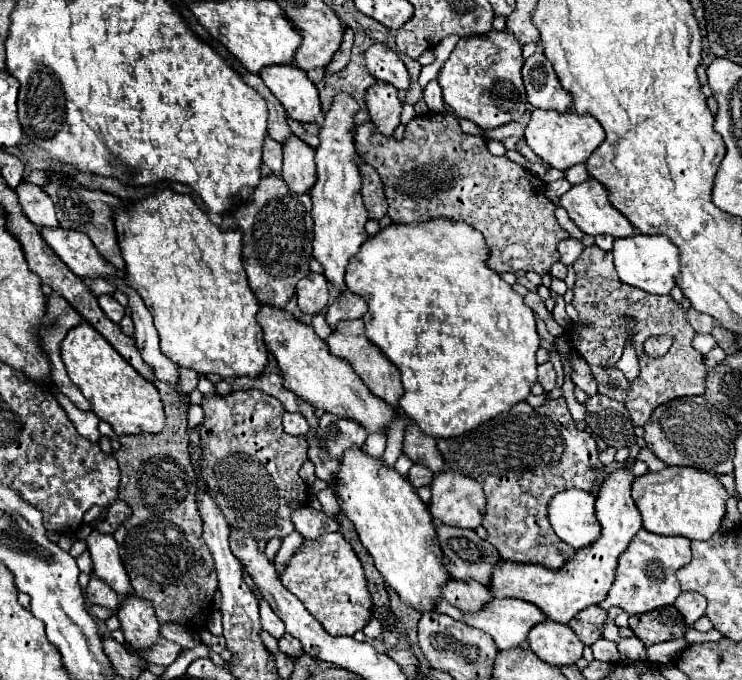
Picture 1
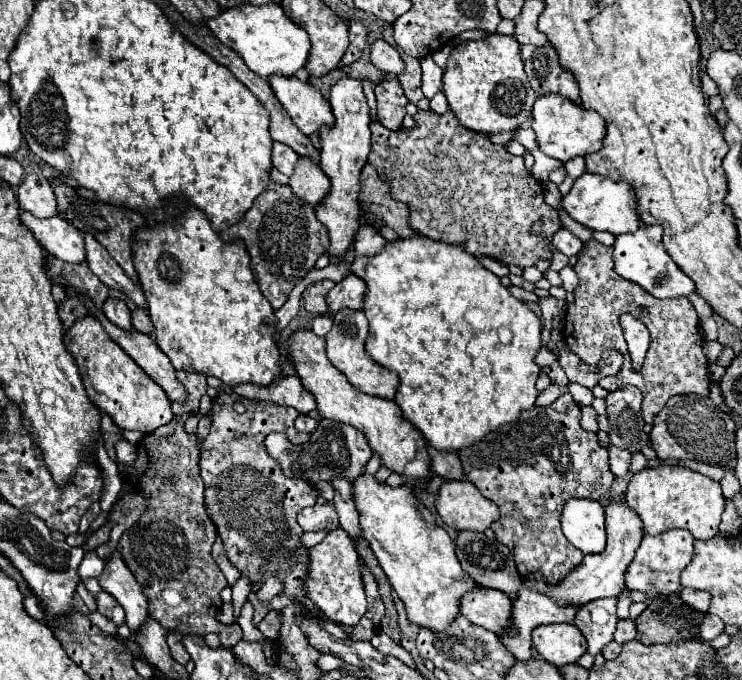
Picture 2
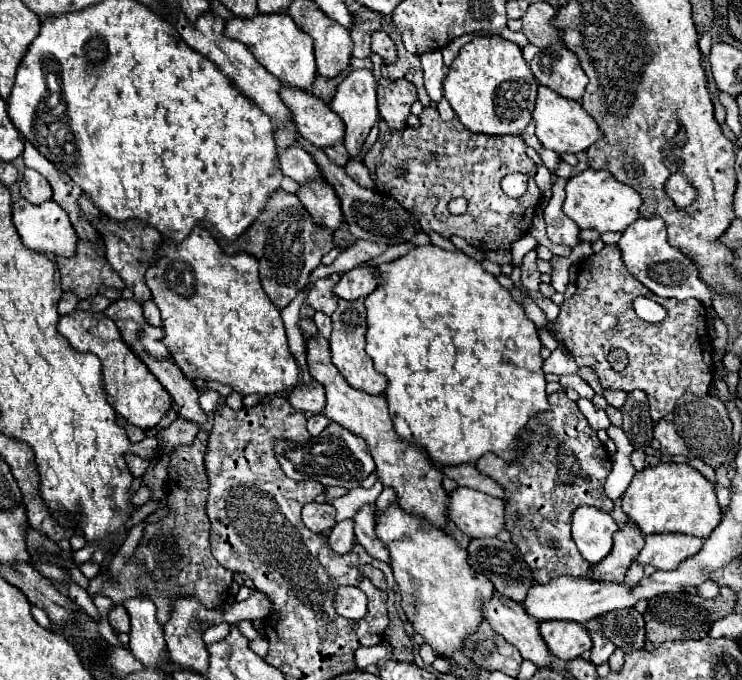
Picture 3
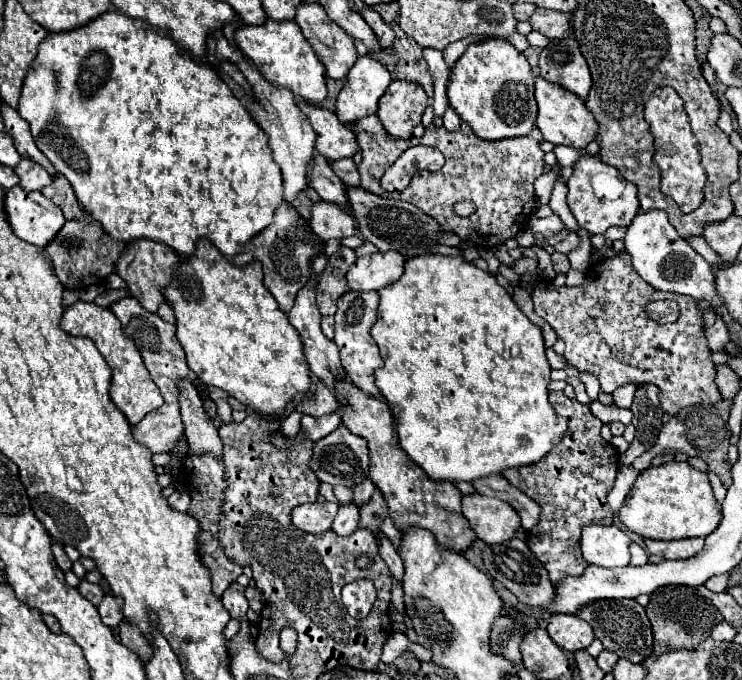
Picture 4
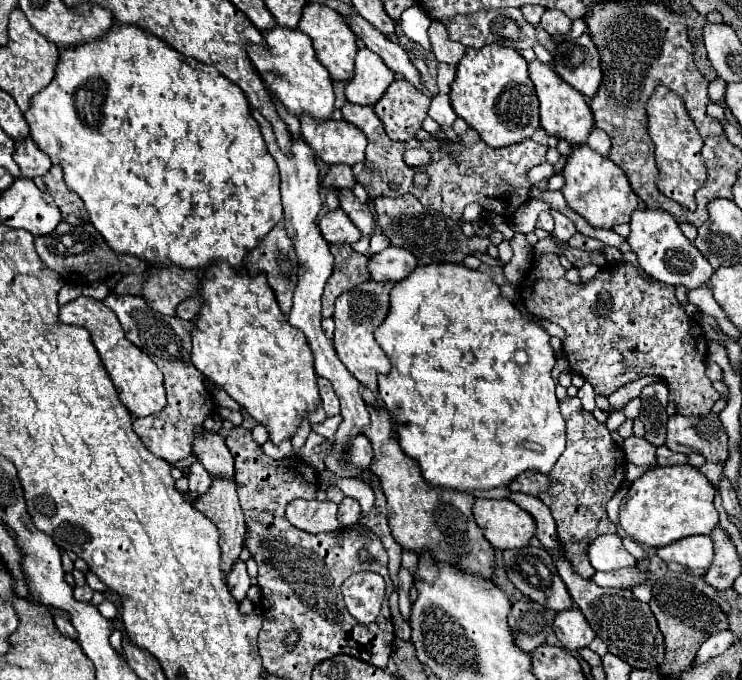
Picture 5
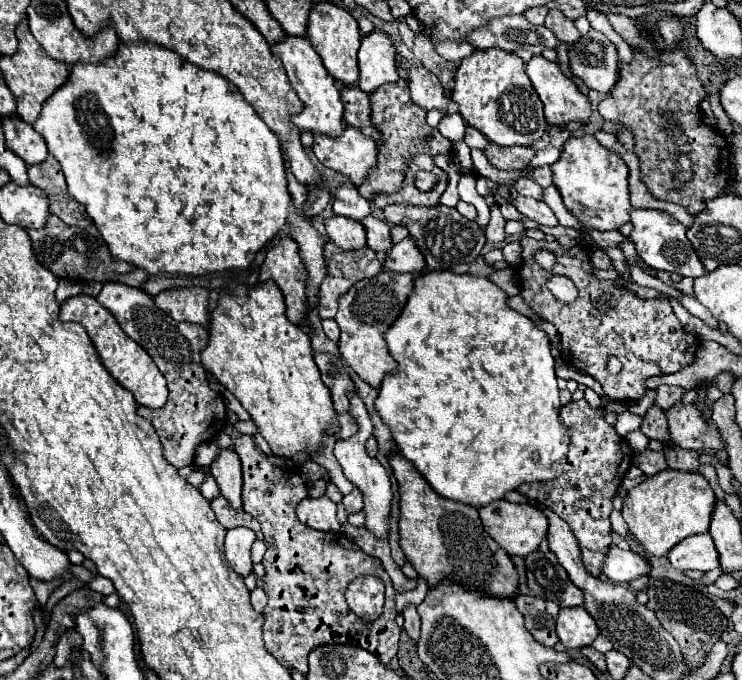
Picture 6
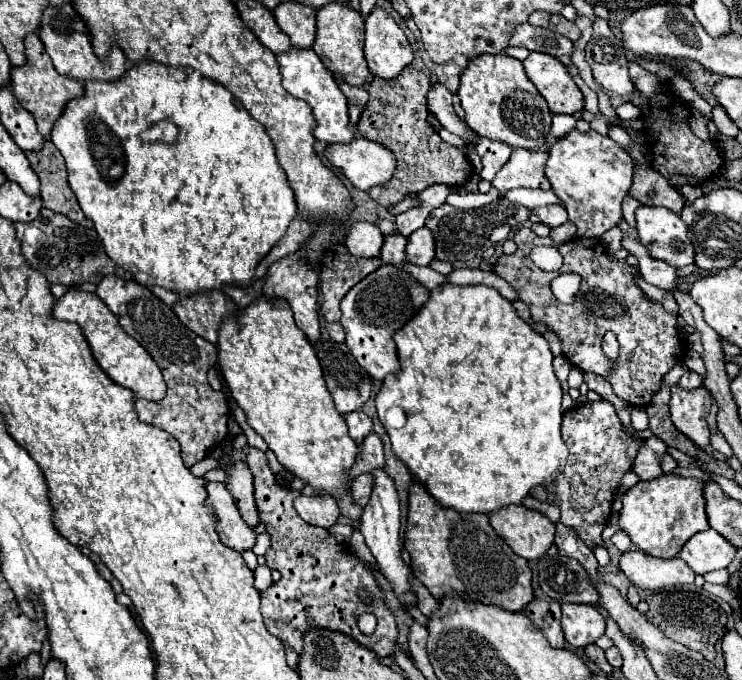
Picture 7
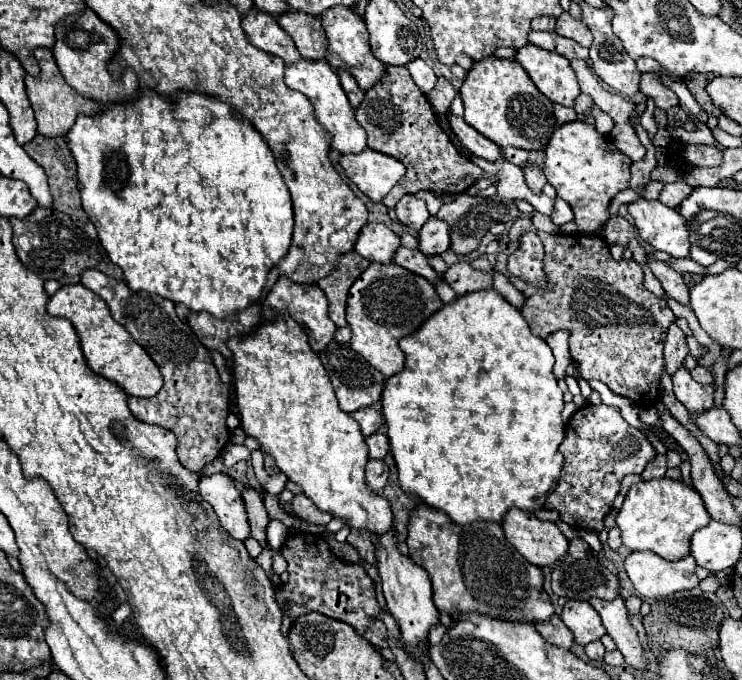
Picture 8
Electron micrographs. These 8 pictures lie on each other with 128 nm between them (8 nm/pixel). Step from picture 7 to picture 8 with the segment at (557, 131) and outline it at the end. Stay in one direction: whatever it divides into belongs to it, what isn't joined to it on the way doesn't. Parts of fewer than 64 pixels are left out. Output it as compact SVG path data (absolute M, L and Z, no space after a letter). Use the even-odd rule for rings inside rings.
M554 104L554 116L556 116L558 124L576 120L576 112L574 112L574 108L568 108L568 106L562 106L562 104Z

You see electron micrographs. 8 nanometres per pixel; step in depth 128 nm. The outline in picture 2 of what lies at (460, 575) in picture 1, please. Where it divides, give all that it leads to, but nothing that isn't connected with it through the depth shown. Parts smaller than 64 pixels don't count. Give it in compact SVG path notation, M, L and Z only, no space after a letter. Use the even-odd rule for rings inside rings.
M460 532L460 536L456 538L456 554L458 554L458 560L462 564L462 570L472 580L476 580L482 588L502 590L506 596L516 598L516 592L522 586L522 576L516 568L516 562L512 560L512 554L510 554L506 544L500 544L496 540L488 540L486 534Z

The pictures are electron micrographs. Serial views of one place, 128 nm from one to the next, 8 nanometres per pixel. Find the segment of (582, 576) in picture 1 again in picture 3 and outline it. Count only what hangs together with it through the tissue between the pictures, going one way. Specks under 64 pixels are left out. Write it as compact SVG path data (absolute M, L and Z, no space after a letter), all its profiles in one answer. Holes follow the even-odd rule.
M626 524L614 534L614 548L600 564L592 566L592 578L596 580L624 580L624 574L630 562L638 556L640 548L644 546L642 532L634 524Z

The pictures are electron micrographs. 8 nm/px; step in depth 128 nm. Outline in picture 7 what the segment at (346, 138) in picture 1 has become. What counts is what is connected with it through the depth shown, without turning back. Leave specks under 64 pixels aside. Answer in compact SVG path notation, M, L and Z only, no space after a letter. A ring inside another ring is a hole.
M374 8L368 14L364 26L364 56L372 74L386 80L398 76L402 68L414 60L414 48L406 32L384 8Z

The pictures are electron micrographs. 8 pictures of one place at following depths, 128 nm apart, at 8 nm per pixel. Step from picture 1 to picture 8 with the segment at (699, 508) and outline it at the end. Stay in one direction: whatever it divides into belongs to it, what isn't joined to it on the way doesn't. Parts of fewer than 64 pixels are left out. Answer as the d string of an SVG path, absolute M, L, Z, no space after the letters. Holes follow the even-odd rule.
M658 478L632 484L618 512L616 524L622 530L622 544L630 552L650 550L664 560L678 560L690 554L692 534L710 522L700 494L680 480Z

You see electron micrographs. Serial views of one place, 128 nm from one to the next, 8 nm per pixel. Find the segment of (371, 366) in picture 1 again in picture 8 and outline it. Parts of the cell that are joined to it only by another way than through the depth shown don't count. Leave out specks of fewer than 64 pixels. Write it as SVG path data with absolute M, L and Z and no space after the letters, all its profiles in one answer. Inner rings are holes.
M372 262L350 288L346 308L346 320L352 328L350 346L362 354L368 364L390 378L398 374L406 362L406 356L398 346L400 338L414 334L442 306L444 302L436 294L436 288L422 276L400 268L398 264Z

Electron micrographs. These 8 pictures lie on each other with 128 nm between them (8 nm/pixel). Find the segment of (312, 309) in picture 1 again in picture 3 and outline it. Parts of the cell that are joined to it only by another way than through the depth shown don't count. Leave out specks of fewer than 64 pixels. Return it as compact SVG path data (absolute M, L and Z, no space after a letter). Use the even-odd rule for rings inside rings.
M330 274L326 278L320 278L316 280L310 290L308 290L308 302L314 310L320 310L324 314L332 314L336 310L336 304L338 304L338 298L334 294L334 286L338 284L340 280L340 274Z

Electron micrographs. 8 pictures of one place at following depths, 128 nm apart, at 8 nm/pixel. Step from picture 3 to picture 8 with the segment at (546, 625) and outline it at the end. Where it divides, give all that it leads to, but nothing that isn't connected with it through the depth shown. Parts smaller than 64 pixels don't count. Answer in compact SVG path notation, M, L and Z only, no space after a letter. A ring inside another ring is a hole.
M568 600L562 610L562 620L572 630L574 642L582 646L600 640L600 636L606 634L606 628L598 612L588 602L582 600Z

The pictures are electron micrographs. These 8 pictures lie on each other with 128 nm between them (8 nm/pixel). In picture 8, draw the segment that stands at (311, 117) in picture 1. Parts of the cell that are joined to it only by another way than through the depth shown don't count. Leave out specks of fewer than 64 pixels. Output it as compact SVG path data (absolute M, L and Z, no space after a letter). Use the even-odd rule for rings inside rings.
M370 148L362 154L344 154L340 166L372 202L382 202L406 172L402 162Z

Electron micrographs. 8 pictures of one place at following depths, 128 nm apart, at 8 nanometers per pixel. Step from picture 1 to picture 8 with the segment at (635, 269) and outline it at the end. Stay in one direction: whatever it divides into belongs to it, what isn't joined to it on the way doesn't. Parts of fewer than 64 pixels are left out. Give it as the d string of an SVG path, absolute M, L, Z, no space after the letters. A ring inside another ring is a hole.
M640 196L628 204L628 212L634 218L640 238L654 250L668 252L674 258L686 258L690 254L686 220L678 210L660 200L646 200Z

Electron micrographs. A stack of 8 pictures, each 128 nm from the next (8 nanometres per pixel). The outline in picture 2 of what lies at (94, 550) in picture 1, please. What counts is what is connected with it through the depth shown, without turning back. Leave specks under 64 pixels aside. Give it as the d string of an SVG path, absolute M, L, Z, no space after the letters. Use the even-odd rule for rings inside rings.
M114 552L112 558L106 560L104 572L98 578L98 582L108 594L112 594L120 602L120 606L126 612L126 626L134 636L140 630L140 626L150 618L148 600L142 594L142 588L136 582L136 578L128 572L126 564L118 556L118 552Z

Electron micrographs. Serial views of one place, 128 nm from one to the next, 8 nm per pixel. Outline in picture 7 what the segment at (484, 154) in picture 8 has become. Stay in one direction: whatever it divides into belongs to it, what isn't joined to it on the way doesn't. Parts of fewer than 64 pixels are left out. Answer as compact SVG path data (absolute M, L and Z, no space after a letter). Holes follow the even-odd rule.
M434 84L428 92L428 108L448 132L460 136L468 144L476 144L476 132L470 130L470 126L466 126L454 112L452 92L448 88L444 88L442 84Z

